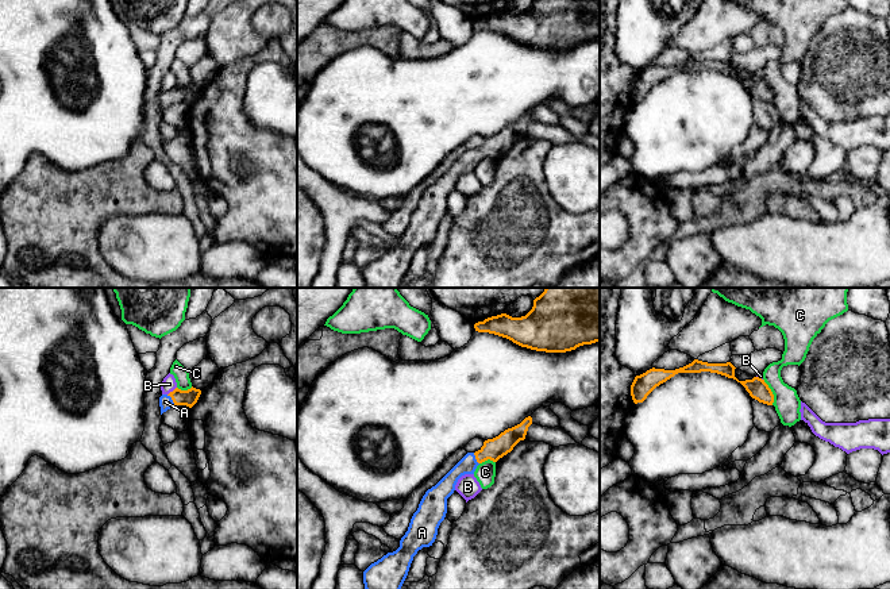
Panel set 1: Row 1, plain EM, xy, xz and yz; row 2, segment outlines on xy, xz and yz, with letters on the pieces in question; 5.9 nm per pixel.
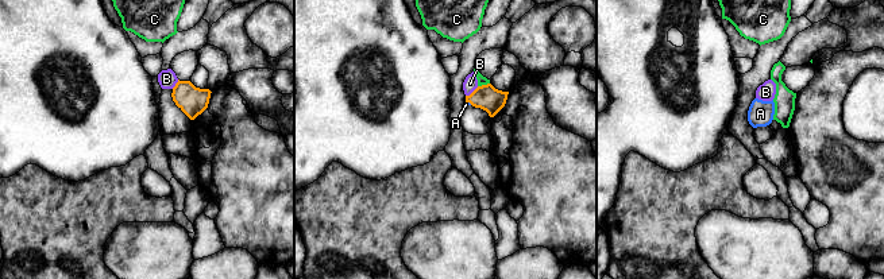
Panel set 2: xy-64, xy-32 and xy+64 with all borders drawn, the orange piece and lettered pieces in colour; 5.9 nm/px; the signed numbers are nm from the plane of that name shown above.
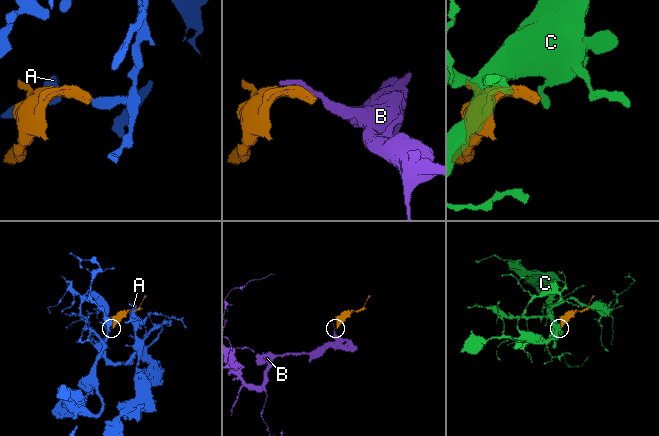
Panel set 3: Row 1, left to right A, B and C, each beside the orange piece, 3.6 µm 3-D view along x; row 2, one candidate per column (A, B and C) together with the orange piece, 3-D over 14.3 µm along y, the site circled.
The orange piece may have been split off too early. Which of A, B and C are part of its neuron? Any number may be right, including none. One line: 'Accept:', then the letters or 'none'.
Accept: A

